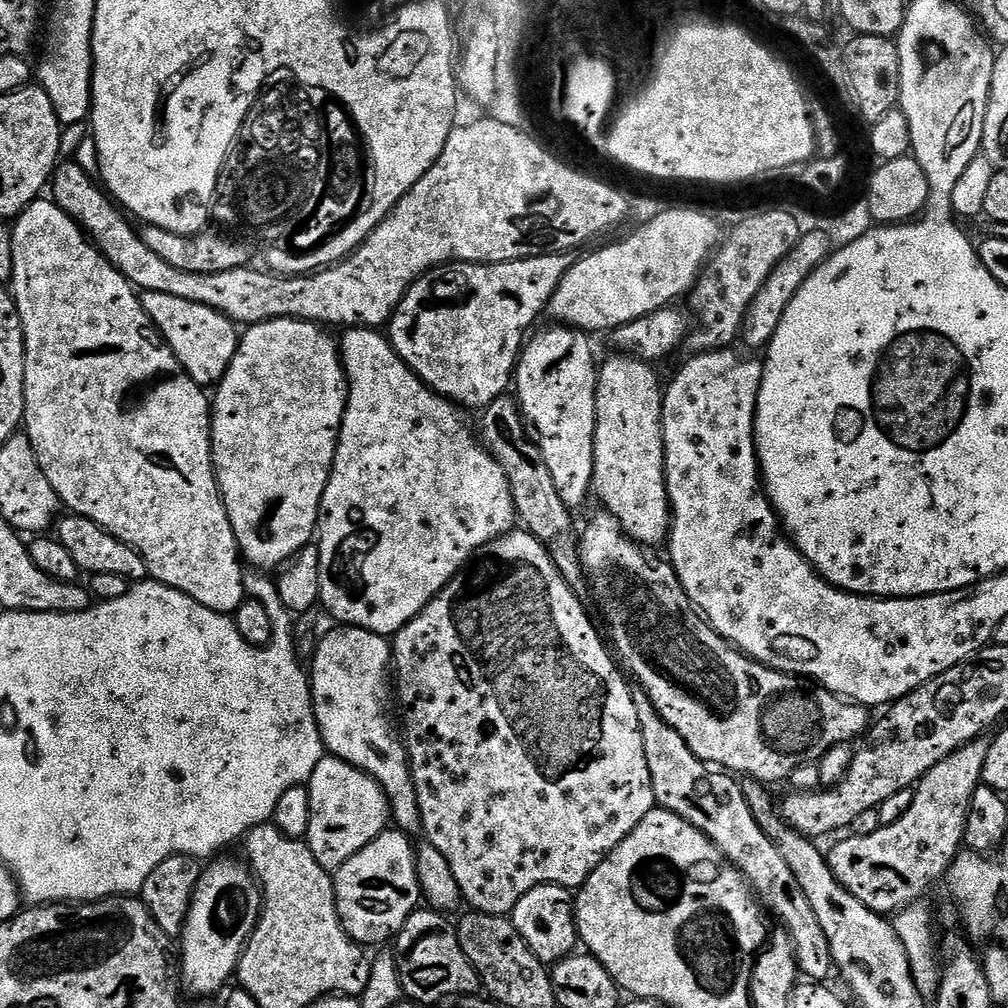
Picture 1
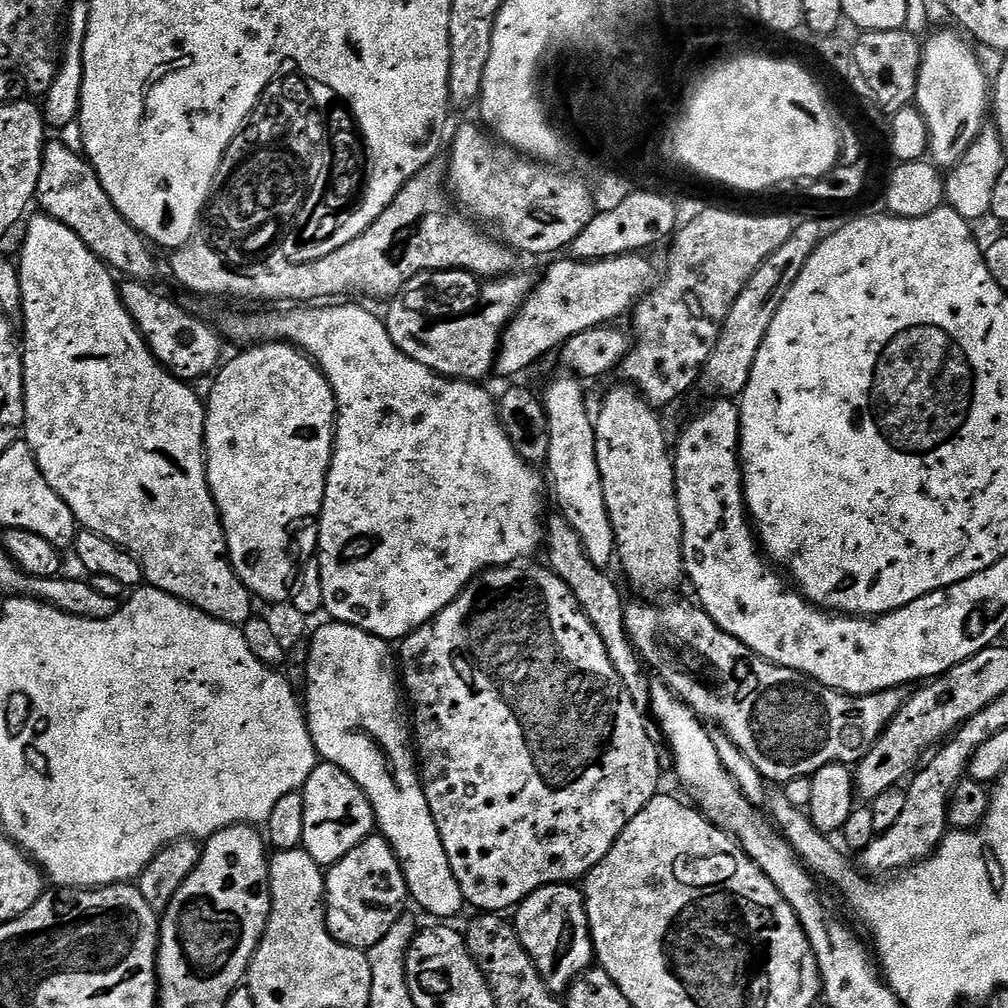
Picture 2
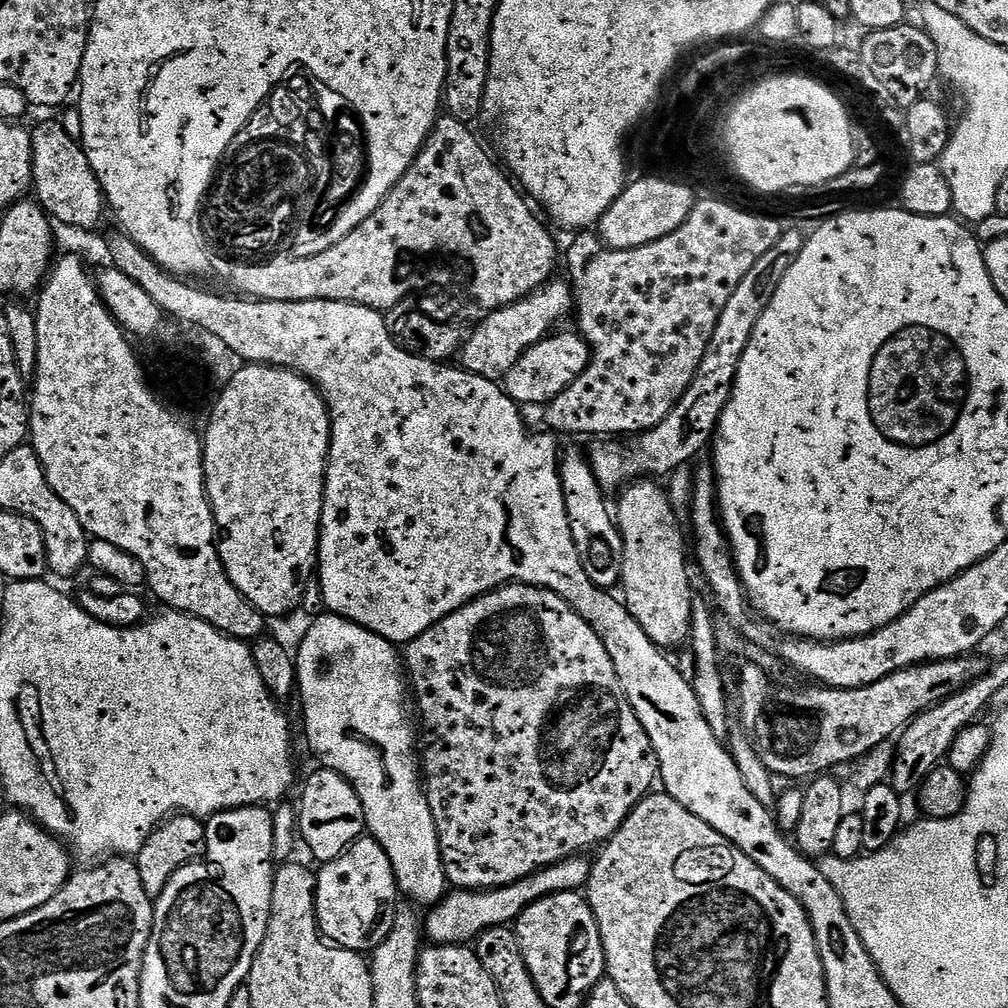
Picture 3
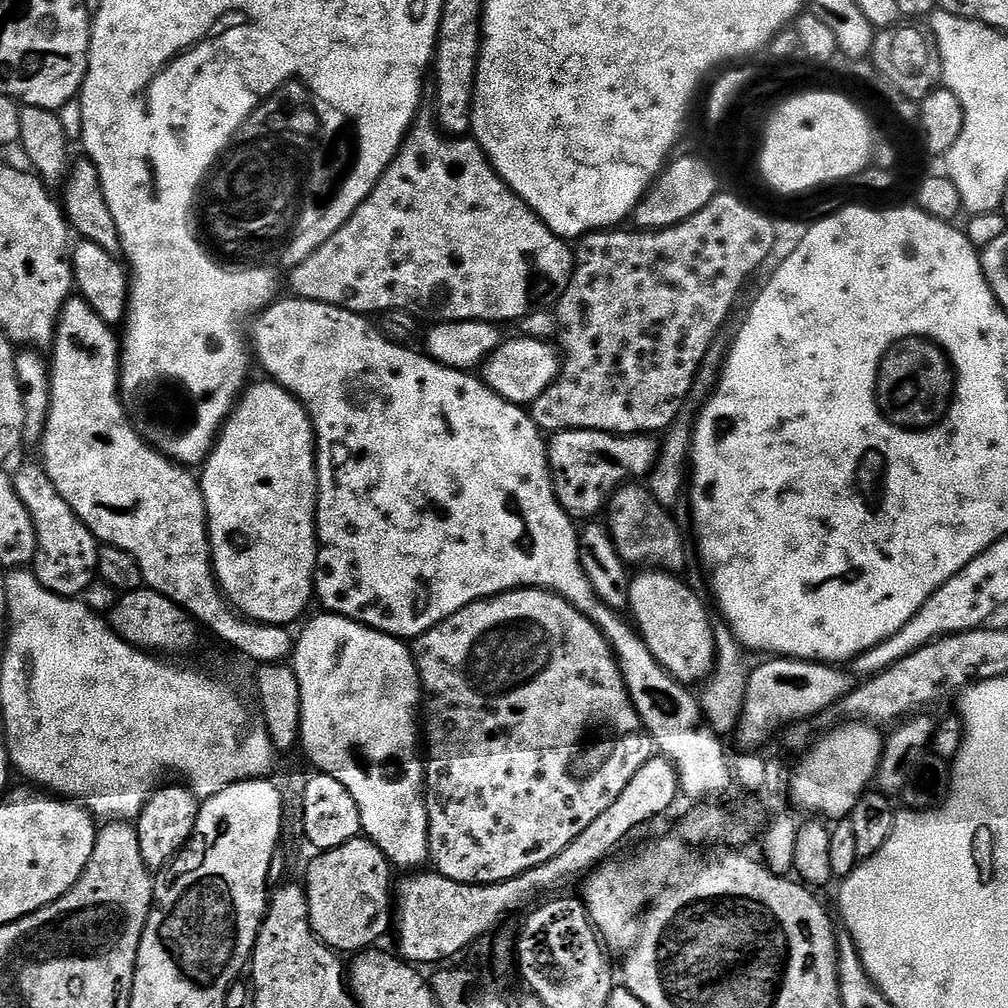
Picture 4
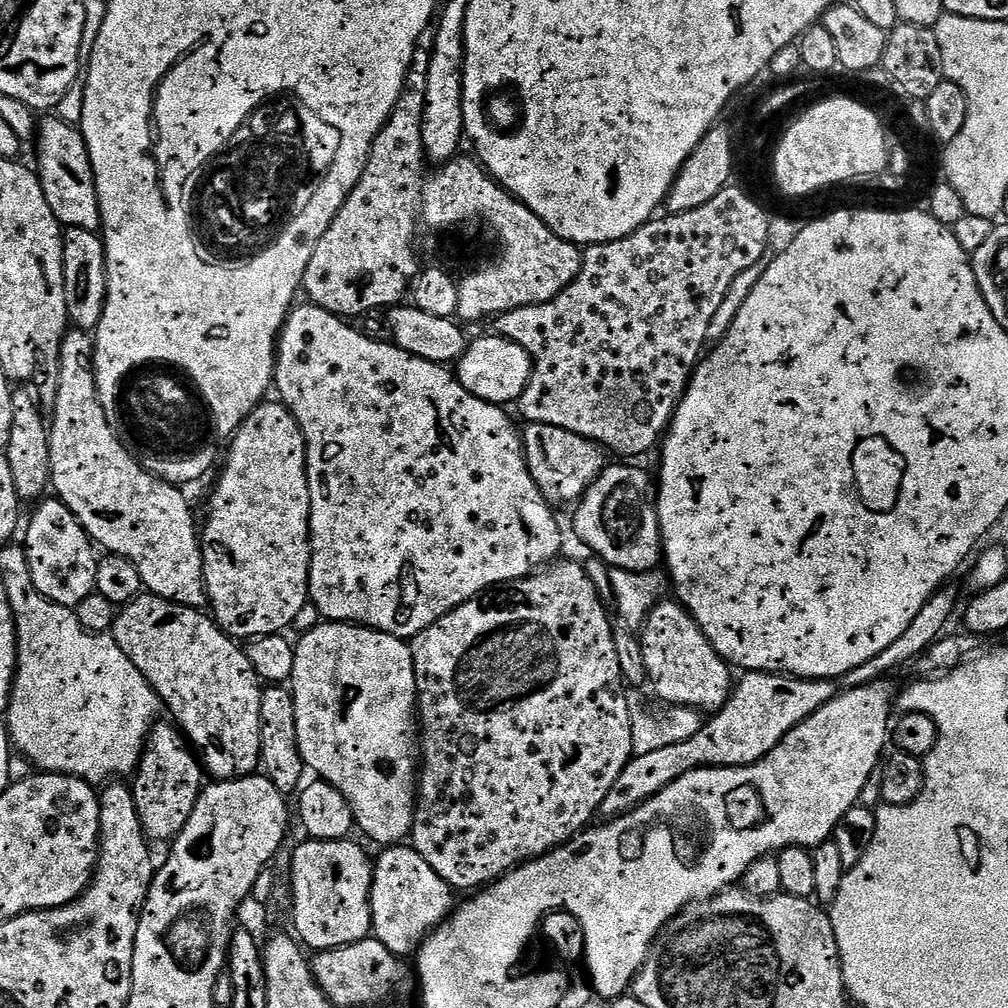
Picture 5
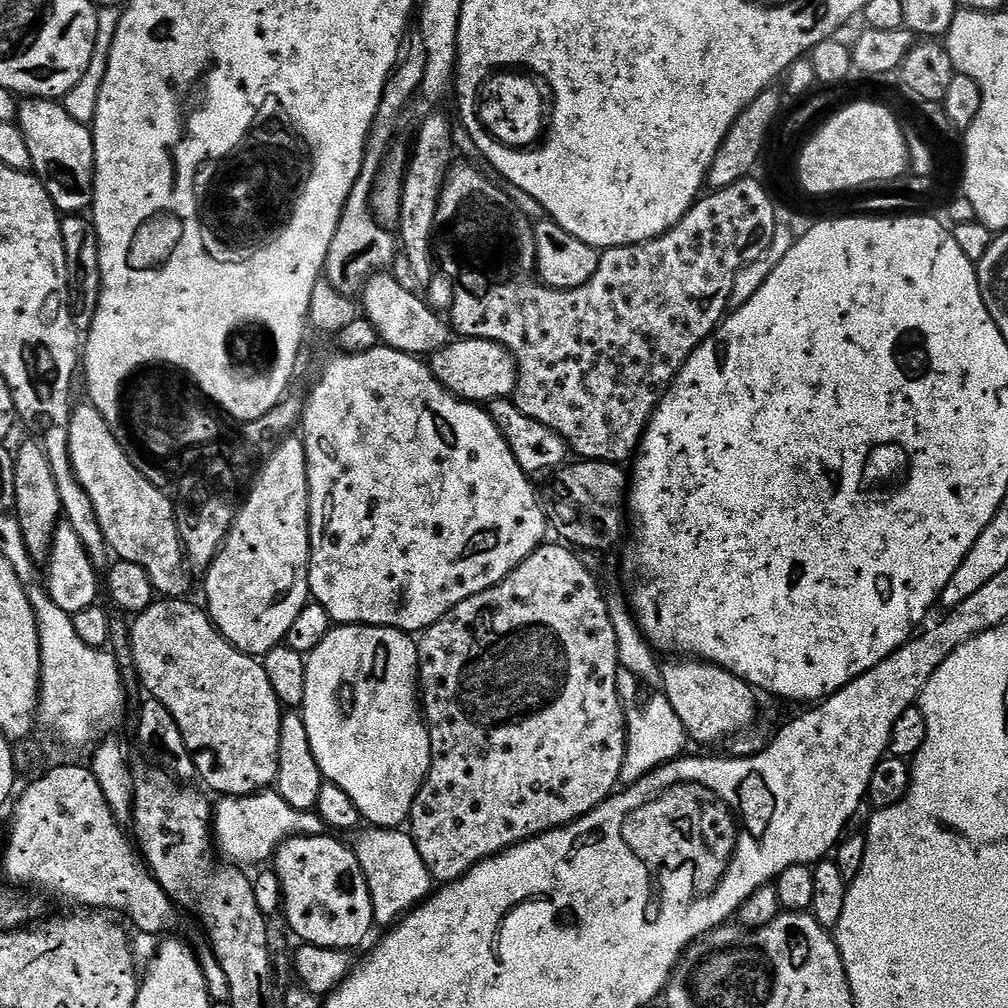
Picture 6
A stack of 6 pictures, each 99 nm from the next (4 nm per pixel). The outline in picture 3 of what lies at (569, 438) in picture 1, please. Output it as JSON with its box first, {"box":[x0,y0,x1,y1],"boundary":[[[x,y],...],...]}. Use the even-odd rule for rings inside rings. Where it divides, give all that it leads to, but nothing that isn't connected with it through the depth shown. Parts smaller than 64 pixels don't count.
{"box":[560,451,624,590],"boundary":[[[583,451],[563,453],[560,481],[570,518],[570,530],[574,534],[578,554],[586,566],[586,574],[590,574],[590,582],[605,590],[615,589],[622,578],[624,539],[616,526],[613,509],[610,504],[608,508],[607,502],[604,501],[607,500],[606,493],[600,489],[598,478]]]}

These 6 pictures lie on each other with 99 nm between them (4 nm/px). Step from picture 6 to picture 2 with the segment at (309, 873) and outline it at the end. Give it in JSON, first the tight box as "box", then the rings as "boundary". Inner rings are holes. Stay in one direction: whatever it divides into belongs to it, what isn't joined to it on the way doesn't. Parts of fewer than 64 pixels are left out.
{"box":[324,834,409,948],"boundary":[[[379,834],[367,836],[350,854],[346,854],[327,869],[324,877],[324,906],[328,922],[328,932],[337,940],[351,948],[373,948],[382,942],[386,930],[398,922],[398,918],[405,915],[404,900],[409,899],[408,887],[404,881],[404,872],[400,869],[400,860],[394,854],[392,847]]]}

